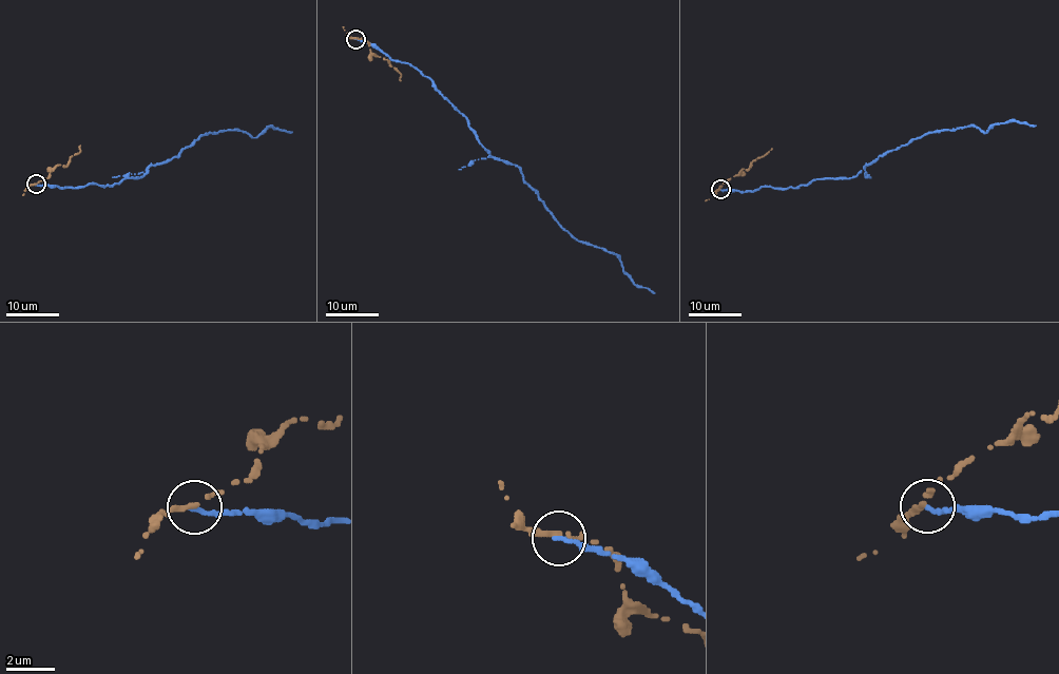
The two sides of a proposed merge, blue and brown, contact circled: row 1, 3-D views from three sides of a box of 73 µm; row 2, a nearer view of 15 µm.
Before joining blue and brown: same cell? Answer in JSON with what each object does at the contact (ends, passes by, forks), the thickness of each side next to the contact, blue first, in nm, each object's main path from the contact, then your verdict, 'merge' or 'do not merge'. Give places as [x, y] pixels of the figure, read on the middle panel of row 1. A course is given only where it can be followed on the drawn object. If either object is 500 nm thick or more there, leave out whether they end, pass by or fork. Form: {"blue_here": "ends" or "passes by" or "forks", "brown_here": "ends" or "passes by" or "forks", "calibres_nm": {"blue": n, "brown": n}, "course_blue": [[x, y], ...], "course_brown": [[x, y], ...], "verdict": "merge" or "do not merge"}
{"blue_here": "ends", "brown_here": "passes by", "calibres_nm": {"blue": 200, "brown": 240}, "course_blue": [[357, 39], [428, 78], [491, 156], [516, 164], [554, 219], [578, 241], [616, 254], [630, 280], [655, 293]], "course_brown": [[357, 38], [366, 41], [370, 52], [389, 61], [401, 75], [401, 80]], "verdict": "do not merge"}

